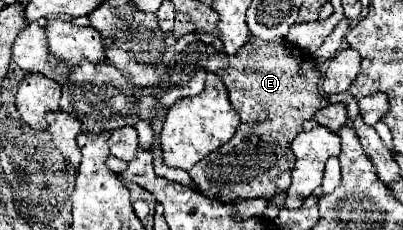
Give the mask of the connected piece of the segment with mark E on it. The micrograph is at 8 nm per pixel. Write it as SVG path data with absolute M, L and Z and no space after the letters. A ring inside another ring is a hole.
M250 38L234 56L218 54L212 46L208 48L206 72L216 74L224 82L242 124L230 142L190 170L190 176L204 196L210 200L270 198L274 192L288 190L290 172L294 168L294 152L290 150L290 144L298 132L302 132L302 122L310 120L316 110L326 106L326 98L318 84L320 70L312 62L308 52L292 46L288 40L264 42ZM252 150L258 152L256 156L264 152L258 166L246 164Z

